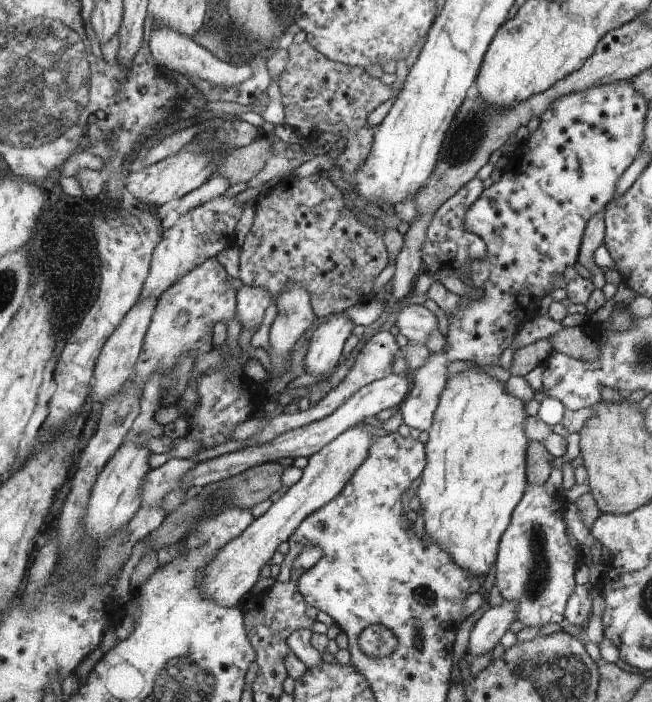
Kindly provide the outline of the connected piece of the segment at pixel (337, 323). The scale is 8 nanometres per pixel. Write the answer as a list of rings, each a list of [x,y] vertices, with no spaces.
[[[341,312],[327,315],[312,334],[309,348],[302,356],[307,373],[319,376],[331,375],[333,368],[343,359],[345,343],[353,334],[355,323]]]

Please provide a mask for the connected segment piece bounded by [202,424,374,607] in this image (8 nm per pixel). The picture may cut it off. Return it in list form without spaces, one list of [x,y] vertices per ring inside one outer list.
[[[363,426],[361,429],[347,429],[309,458],[308,464],[303,468],[302,479],[289,488],[283,497],[273,502],[266,513],[256,518],[241,536],[224,546],[213,560],[202,568],[206,574],[202,587],[208,599],[221,606],[237,606],[239,600],[257,584],[261,568],[269,564],[279,544],[288,542],[310,514],[316,513],[341,494],[345,485],[368,457],[374,439],[371,426]]]

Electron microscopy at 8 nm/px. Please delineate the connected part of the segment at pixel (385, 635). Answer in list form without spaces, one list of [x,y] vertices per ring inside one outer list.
[[[369,625],[360,634],[360,646],[371,658],[381,659],[398,649],[398,638],[388,626]]]

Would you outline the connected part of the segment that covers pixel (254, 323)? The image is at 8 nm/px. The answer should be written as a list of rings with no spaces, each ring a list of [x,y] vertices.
[[[244,282],[238,289],[238,315],[244,329],[257,330],[263,324],[263,316],[273,303],[274,296],[259,282]]]

